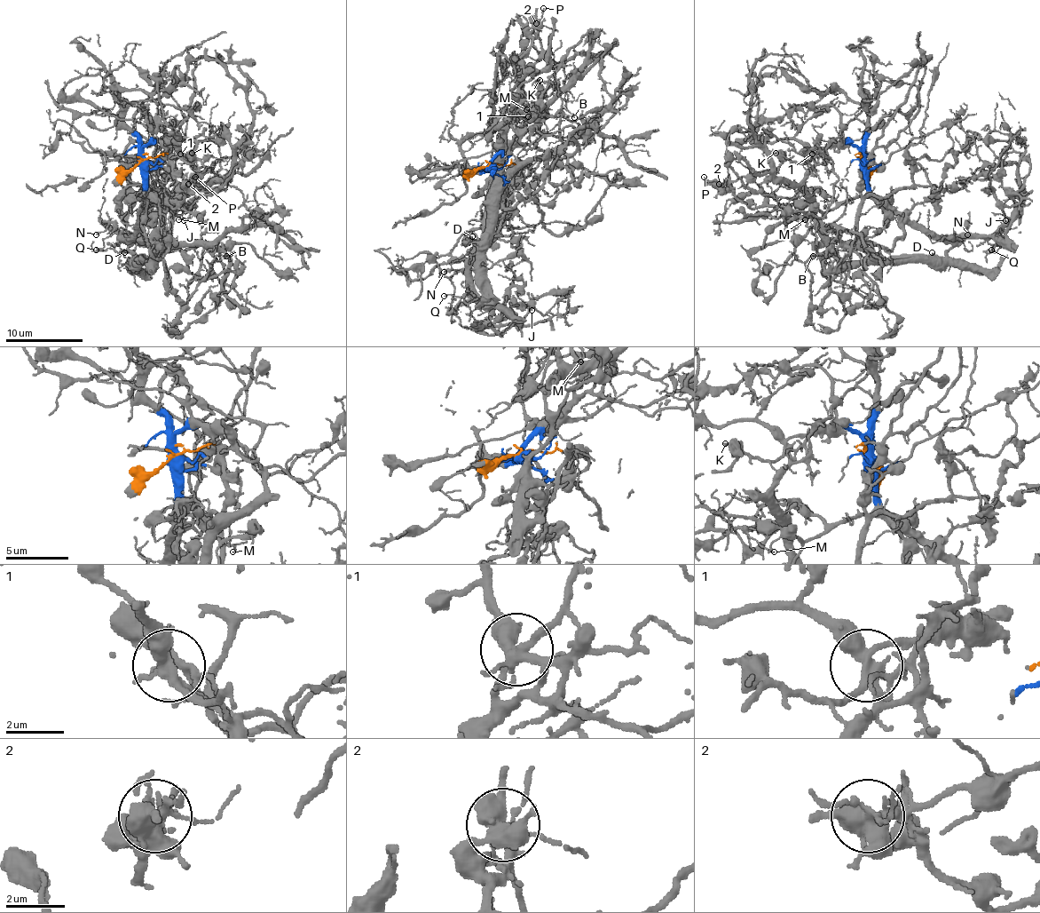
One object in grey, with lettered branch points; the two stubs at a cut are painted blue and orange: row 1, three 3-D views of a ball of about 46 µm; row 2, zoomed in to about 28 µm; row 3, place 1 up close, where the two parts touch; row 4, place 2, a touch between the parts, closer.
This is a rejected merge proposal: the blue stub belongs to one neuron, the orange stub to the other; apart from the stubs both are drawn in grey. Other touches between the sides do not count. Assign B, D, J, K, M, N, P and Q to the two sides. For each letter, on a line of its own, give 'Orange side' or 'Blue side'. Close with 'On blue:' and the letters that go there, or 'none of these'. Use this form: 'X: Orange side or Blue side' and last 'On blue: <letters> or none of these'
B: Orange side
D: Orange side
J: Blue side
K: Blue side
M: Orange side
N: Blue side
P: Orange side
Q: Blue side
On blue: J, K, N, Q

